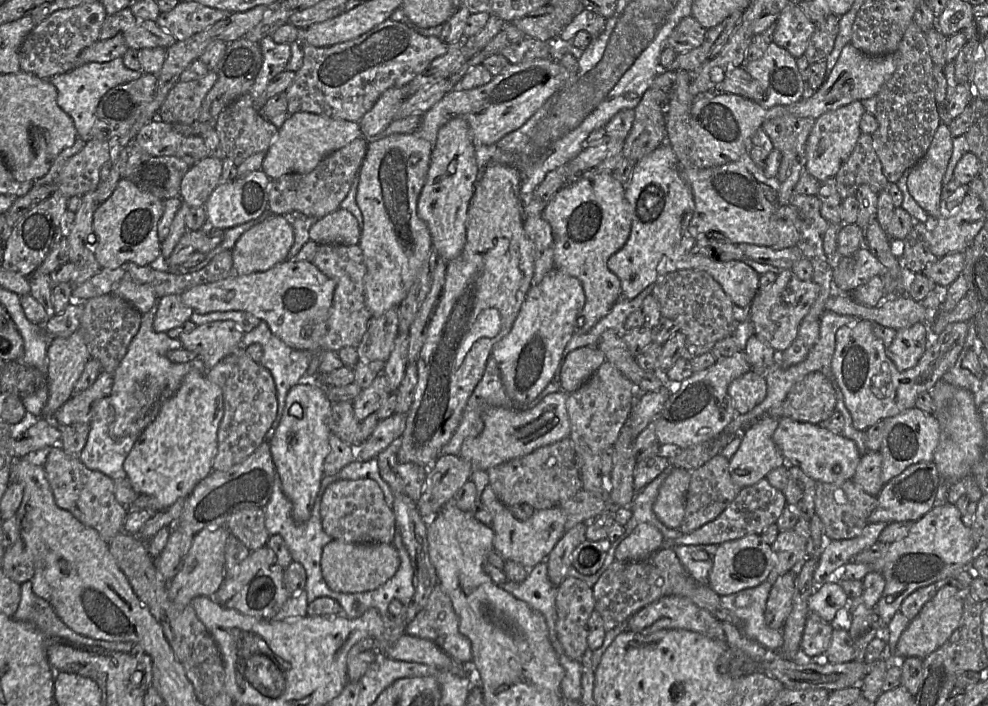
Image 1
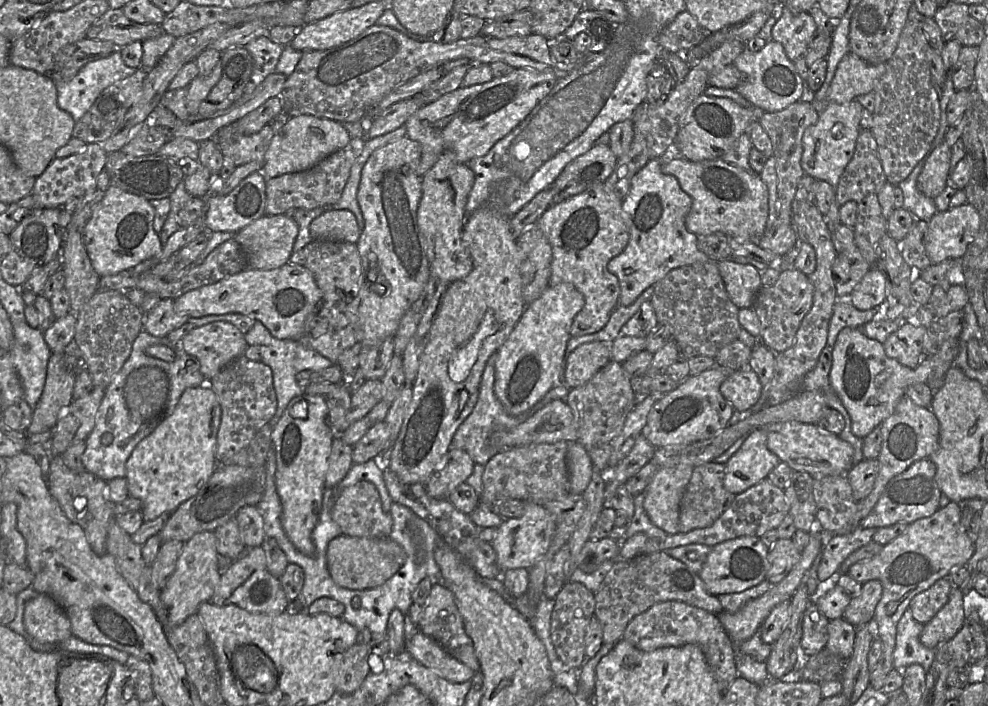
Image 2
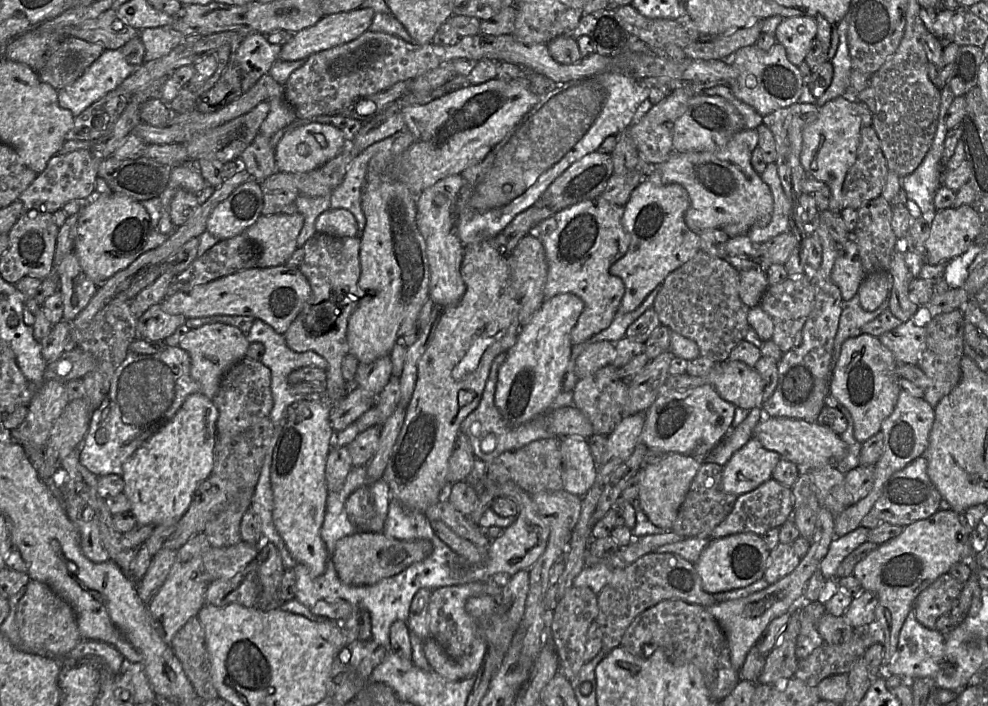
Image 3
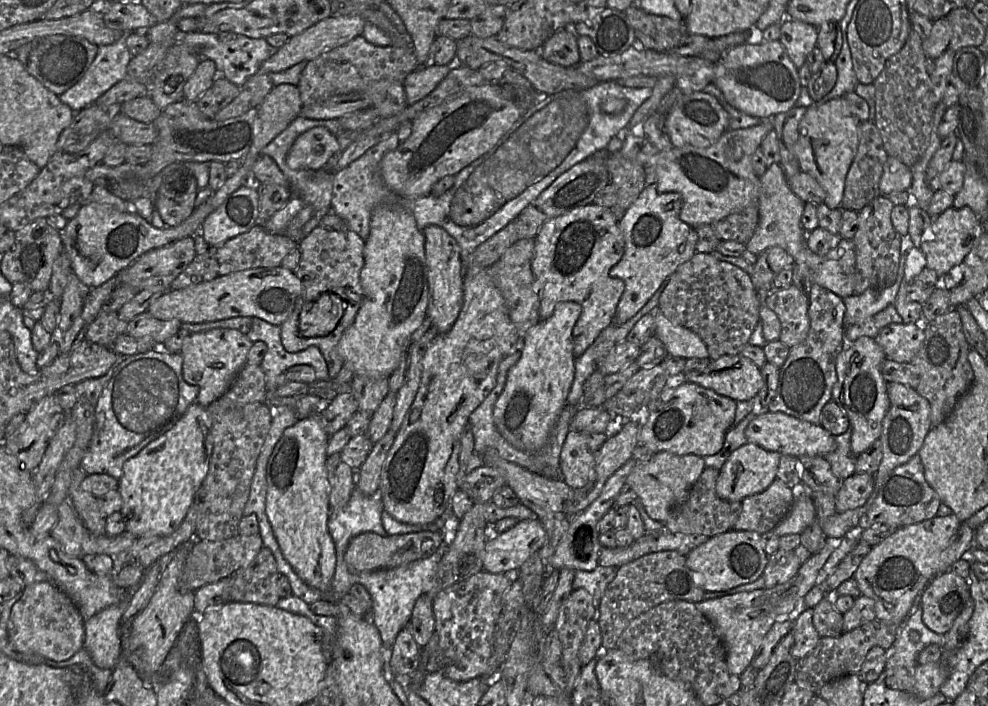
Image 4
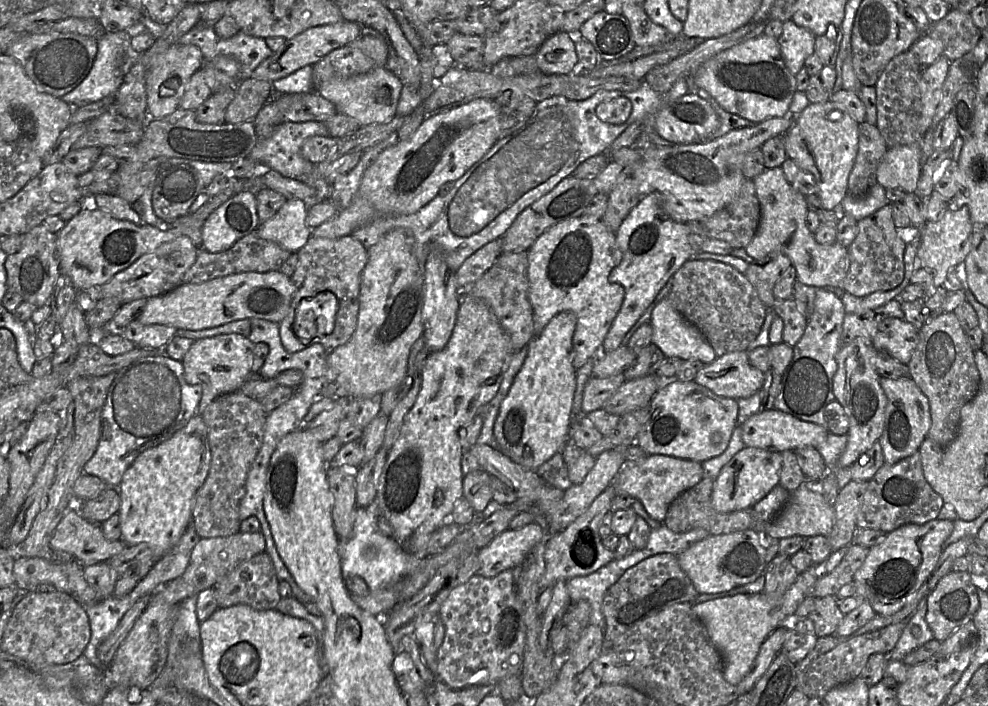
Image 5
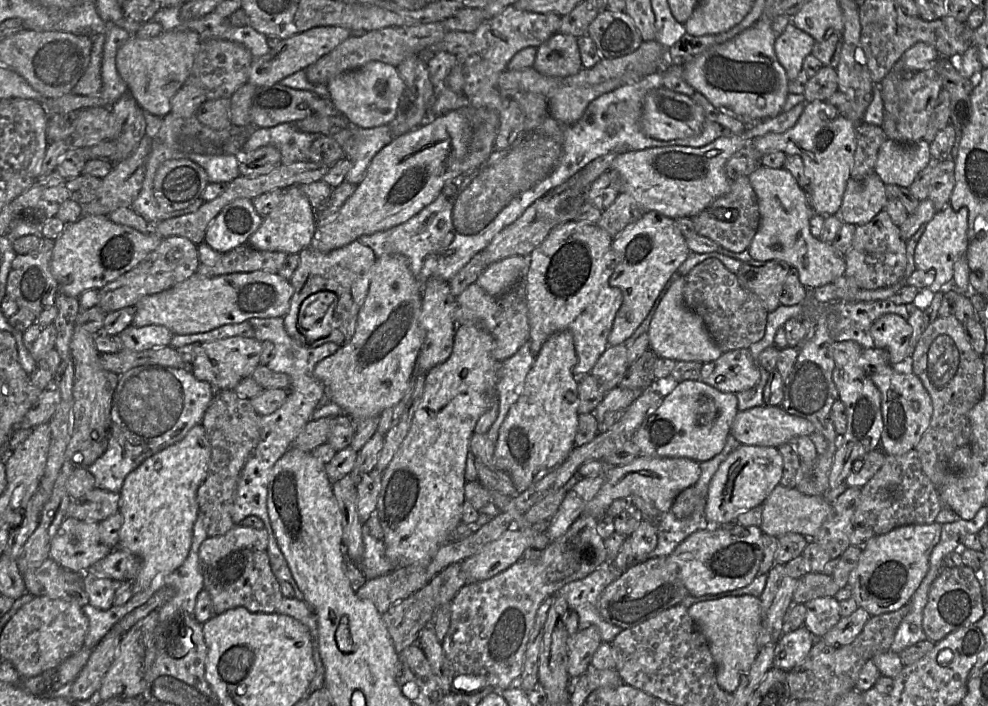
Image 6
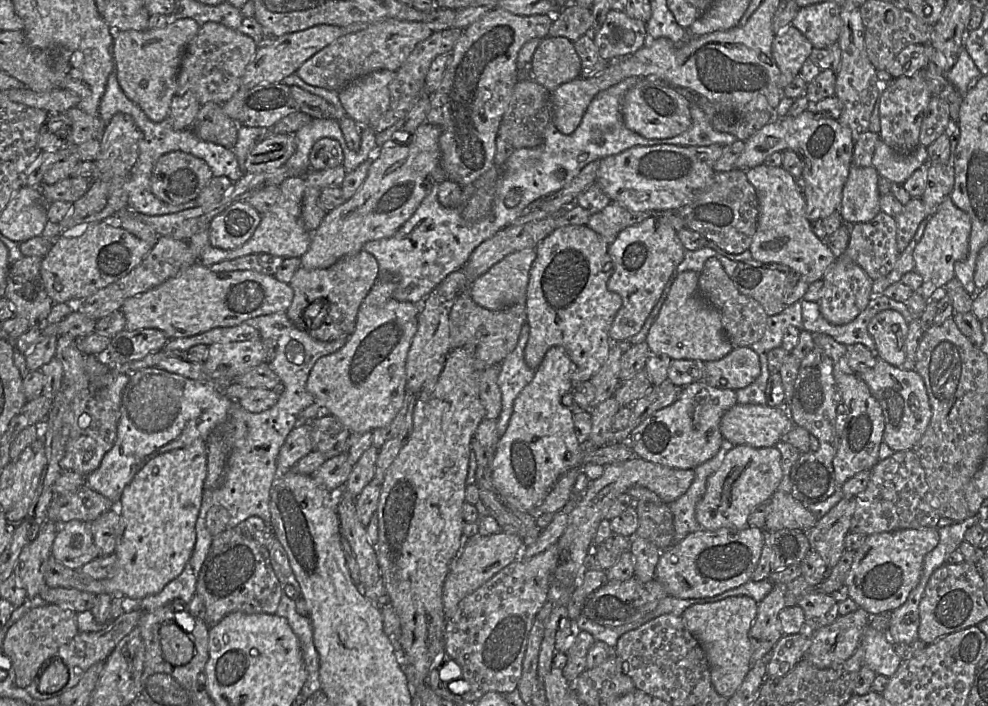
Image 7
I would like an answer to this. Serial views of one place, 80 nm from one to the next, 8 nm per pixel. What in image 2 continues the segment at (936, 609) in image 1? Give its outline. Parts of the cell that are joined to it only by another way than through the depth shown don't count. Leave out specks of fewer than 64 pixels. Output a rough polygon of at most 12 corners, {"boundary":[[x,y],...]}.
{"boundary":[[952,587],[947,603],[926,624],[921,643],[947,642],[965,623],[964,596]]}

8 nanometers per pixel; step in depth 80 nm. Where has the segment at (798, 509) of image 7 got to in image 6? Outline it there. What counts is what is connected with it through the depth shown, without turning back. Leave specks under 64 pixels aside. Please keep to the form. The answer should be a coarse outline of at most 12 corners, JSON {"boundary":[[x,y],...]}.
{"boundary":[[778,484],[763,503],[762,533],[812,538],[832,504]]}

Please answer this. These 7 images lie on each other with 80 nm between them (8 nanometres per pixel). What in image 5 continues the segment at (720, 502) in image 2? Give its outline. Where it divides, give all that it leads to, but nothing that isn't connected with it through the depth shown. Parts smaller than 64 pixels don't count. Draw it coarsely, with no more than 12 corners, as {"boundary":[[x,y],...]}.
{"boundary":[[703,477],[669,506],[675,533],[710,535],[754,528],[752,508],[721,513],[714,480]]}

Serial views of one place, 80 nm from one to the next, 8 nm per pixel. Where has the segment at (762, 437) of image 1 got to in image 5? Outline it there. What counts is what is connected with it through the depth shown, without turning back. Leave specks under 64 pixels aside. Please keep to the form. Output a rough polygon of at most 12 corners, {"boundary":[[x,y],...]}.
{"boundary":[[744,447],[714,480],[714,509],[752,508],[779,484],[781,452]]}

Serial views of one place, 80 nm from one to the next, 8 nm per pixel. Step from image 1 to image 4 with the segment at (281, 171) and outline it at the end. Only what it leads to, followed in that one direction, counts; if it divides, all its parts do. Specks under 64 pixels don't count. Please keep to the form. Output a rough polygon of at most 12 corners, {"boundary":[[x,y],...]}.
{"boundary":[[326,127],[299,135],[286,162],[294,170],[326,169],[341,151]]}

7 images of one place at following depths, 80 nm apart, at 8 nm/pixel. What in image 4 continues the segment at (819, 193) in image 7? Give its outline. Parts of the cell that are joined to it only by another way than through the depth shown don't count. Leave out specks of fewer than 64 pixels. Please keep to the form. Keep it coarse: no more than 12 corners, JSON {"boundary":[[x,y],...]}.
{"boundary":[[844,97],[807,108],[795,153],[840,209],[860,121]]}

